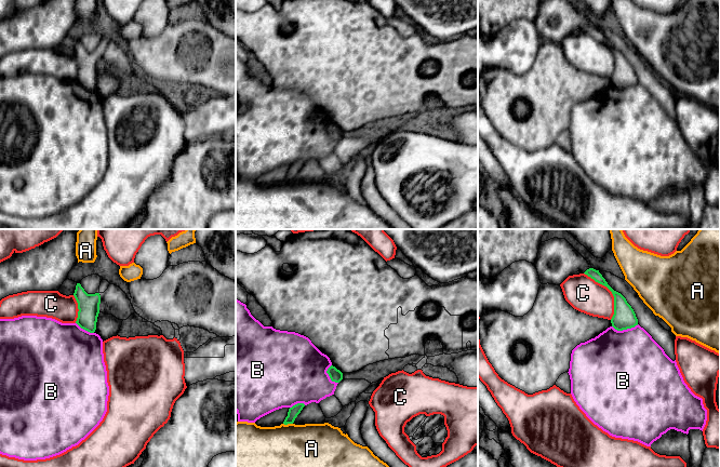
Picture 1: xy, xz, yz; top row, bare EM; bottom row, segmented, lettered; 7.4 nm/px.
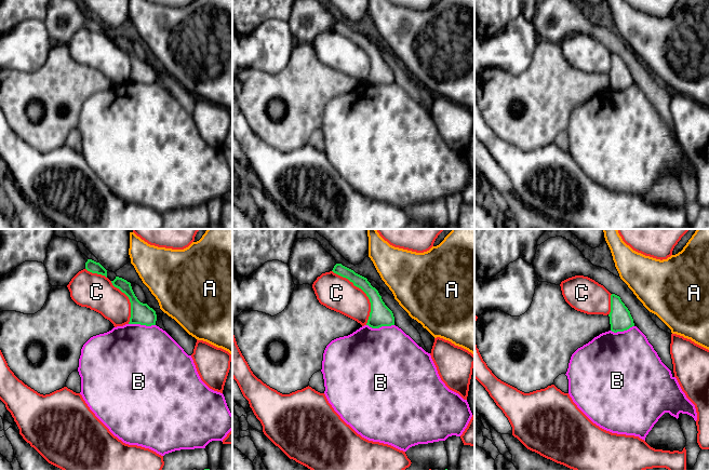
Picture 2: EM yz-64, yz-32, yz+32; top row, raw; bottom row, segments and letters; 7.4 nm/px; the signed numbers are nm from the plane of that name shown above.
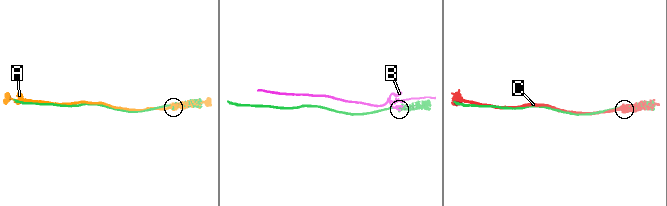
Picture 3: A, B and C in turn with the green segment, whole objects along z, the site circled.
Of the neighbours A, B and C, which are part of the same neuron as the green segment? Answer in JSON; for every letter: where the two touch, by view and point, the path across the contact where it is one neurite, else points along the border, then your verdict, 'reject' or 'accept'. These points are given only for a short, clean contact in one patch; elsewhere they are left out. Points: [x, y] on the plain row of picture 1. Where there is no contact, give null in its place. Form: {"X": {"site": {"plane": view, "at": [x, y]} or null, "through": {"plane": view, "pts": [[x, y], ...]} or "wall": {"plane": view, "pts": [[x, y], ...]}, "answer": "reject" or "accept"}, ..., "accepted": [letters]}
{"A": {"site": {"plane": "xz", "at": [288, 181]}, "answer": "reject"}, "B": {"site": {"plane": "yz", "at": [625, 87]}, "answer": "reject"}, "C": {"site": {"plane": "yz", "at": [611, 49]}, "answer": "reject"}, "accepted": []}

